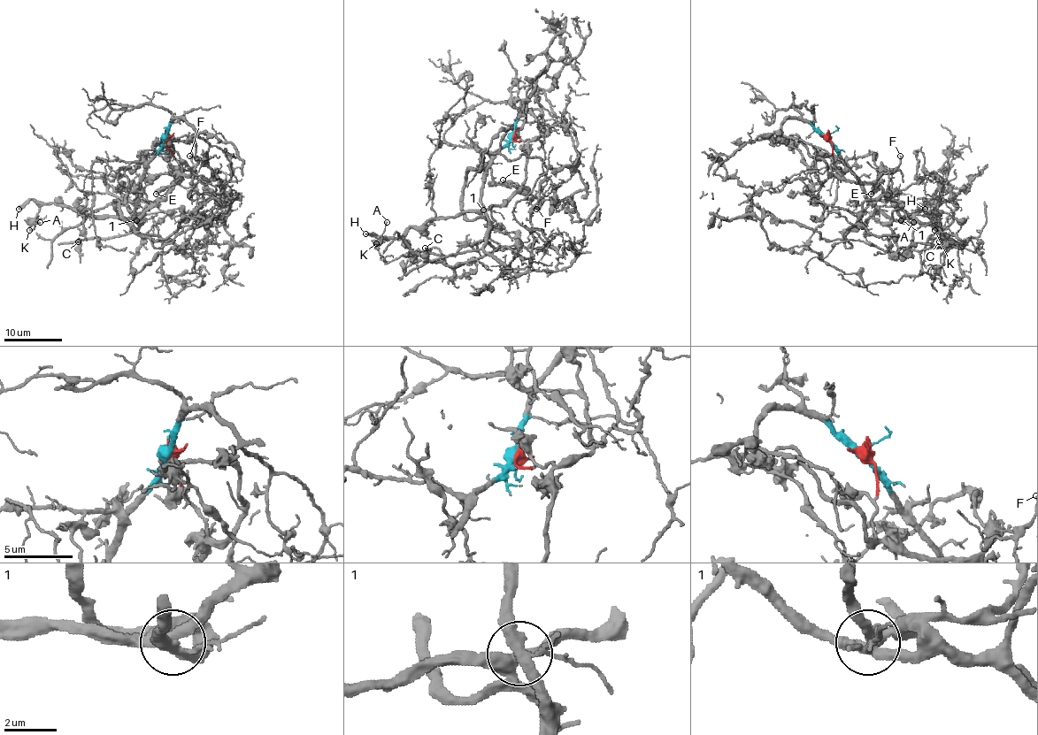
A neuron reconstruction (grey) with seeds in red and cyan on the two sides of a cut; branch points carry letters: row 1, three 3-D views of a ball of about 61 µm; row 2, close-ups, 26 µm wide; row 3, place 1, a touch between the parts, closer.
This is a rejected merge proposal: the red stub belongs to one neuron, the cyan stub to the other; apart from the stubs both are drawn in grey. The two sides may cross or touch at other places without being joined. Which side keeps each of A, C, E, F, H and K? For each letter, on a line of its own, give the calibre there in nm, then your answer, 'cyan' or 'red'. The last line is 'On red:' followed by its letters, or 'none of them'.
A: 120 nm | red
C: 130 nm | cyan
E: 240 nm | red
F: 150 nm | cyan
H: 400 nm | red
K: 200 nm | red
On red: A, E, H, K

